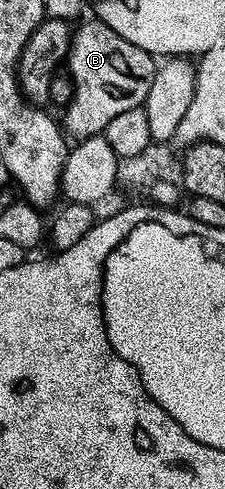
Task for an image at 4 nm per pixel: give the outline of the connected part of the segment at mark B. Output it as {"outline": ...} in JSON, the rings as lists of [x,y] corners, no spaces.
{"outline":[[[90,19],[84,23],[80,29],[76,28],[71,34],[71,49],[67,52],[67,59],[65,62],[65,69],[71,72],[71,85],[75,90],[71,93],[71,102],[67,105],[67,114],[61,117],[61,125],[64,130],[72,138],[82,139],[85,137],[98,137],[106,130],[109,123],[113,123],[113,119],[117,119],[117,115],[121,115],[121,111],[129,111],[130,109],[140,108],[146,102],[149,95],[149,87],[153,87],[153,79],[155,78],[155,71],[157,68],[157,61],[152,54],[147,53],[141,47],[137,47],[133,43],[129,43],[129,39],[121,39],[121,35],[117,35],[117,31],[113,31],[113,27],[109,27],[104,21],[98,19]]]}

